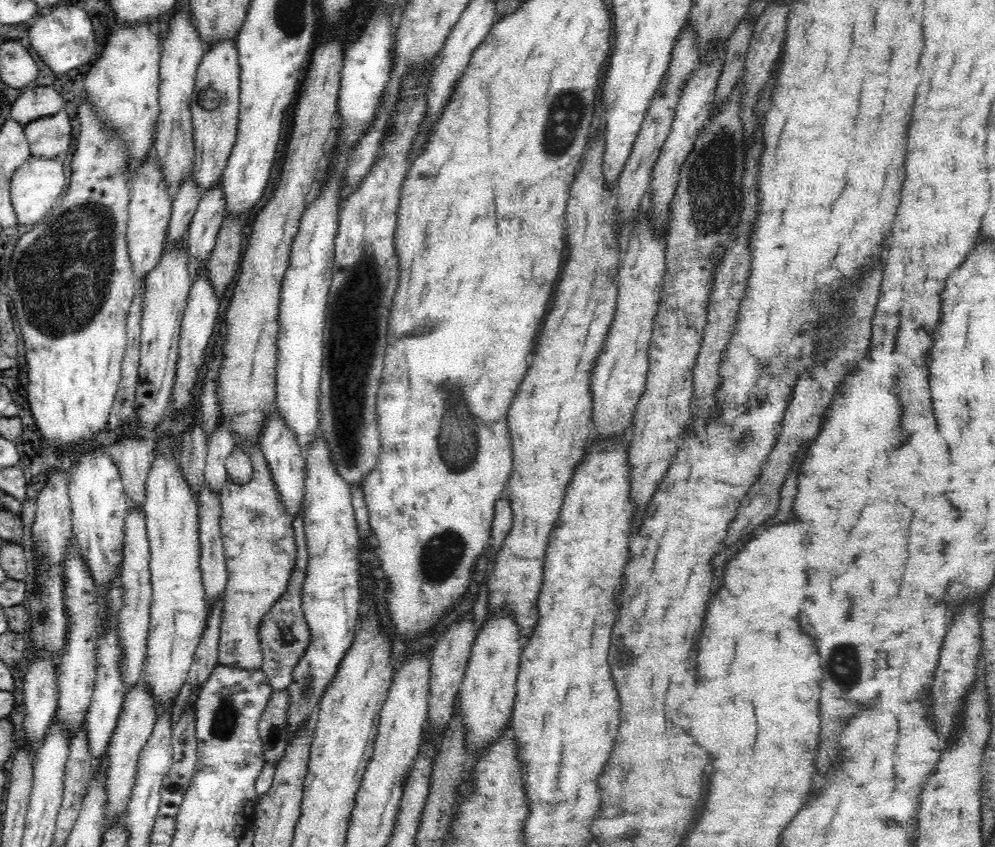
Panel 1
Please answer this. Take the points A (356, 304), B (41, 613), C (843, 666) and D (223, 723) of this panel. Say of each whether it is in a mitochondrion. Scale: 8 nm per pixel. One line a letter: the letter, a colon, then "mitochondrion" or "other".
A: mitochondrion
B: mitochondrion
C: mitochondrion
D: mitochondrion

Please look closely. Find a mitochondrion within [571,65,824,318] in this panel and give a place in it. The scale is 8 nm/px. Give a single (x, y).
(709, 175)

